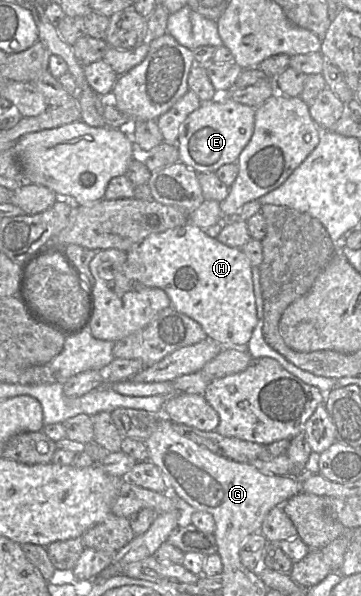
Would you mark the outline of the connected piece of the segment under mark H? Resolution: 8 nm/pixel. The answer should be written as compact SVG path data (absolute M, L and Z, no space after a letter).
M187 223L182 226L168 229L164 232L147 236L127 250L126 255L127 259L124 264L124 268L126 267L126 276L128 278L134 278L137 282L147 287L162 289L168 295L171 307L198 322L207 334L208 338L216 341L222 346L237 346L244 347L246 349L246 345L251 338L252 332L258 323L258 318L253 289L251 262L240 248L229 247L218 241L216 238L208 236L203 229L192 225L191 223Z

